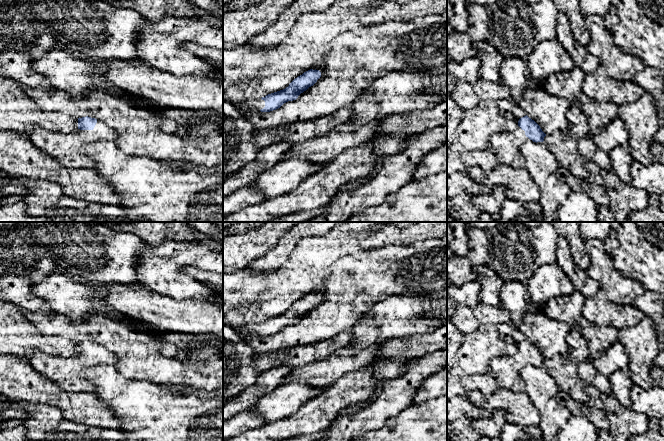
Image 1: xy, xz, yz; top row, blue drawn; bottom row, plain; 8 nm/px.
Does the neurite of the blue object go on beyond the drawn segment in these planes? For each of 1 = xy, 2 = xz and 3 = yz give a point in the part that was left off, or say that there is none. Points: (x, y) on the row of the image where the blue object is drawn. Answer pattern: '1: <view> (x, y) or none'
1: xy (67, 148)
2: xz (257, 104)
3: yz (507, 145)

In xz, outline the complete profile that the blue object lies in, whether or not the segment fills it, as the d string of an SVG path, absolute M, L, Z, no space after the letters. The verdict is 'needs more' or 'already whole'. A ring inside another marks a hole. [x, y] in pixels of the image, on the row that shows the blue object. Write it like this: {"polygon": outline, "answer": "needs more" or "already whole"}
{"polygon": "M323 66L317 67L315 70L310 69L295 78L289 86L283 90L268 94L259 99L232 104L235 106L237 111L247 110L270 112L280 108L288 101L296 100L301 93L313 86L319 78L324 76L326 76L326 74L324 73Z", "answer": "needs more"}

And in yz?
{"polygon": "M527 115L520 118L514 131L496 133L490 138L490 147L494 150L499 164L505 164L515 169L525 168L525 158L521 147L526 142L544 144L546 134L540 126Z", "answer": "needs more"}

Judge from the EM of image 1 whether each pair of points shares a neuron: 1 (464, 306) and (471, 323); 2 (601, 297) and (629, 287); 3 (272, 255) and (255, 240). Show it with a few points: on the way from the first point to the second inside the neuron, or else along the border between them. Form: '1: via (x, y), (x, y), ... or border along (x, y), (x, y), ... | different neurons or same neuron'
1: via (464, 310), (464, 316), (467, 319) | same neuron
2: border along (601, 287), (609, 300), (617, 304), (628, 304) | different neurons
3: border along (284, 234), (273, 247), (248, 264) | different neurons

